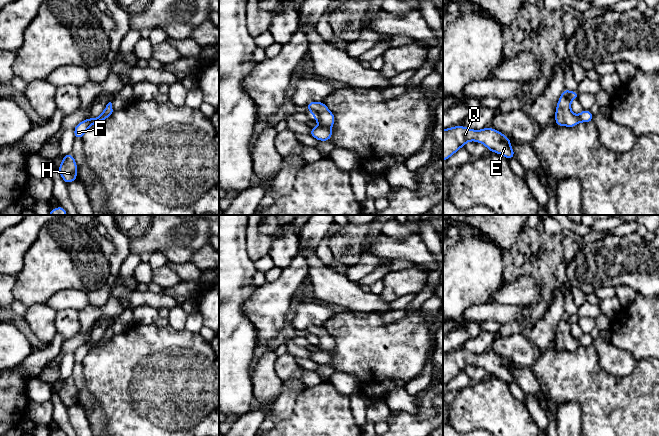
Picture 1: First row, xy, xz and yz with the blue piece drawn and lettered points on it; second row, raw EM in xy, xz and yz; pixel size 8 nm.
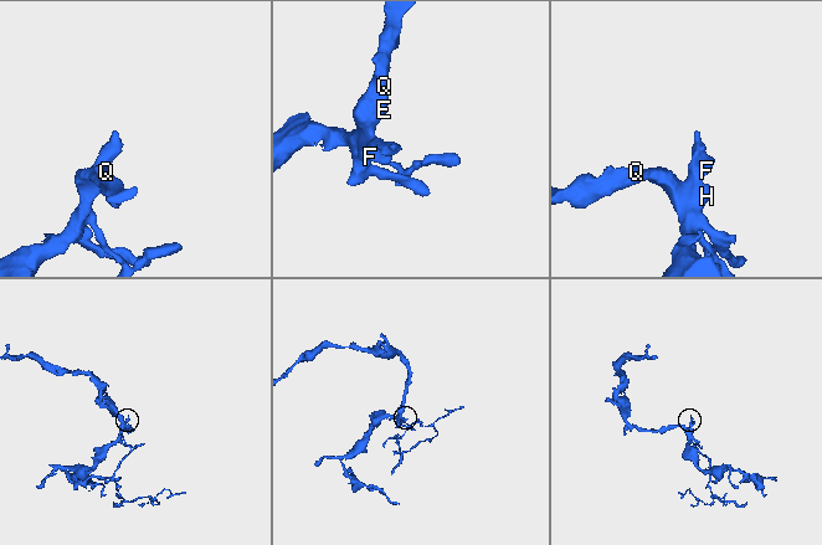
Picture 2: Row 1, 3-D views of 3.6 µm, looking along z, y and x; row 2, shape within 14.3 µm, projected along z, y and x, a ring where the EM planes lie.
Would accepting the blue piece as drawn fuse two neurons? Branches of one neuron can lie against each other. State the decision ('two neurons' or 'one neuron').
two neurons

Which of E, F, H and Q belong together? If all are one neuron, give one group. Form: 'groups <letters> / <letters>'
groups E Q / F H

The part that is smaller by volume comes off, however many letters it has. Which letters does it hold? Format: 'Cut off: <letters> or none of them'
Cut off: F, H

